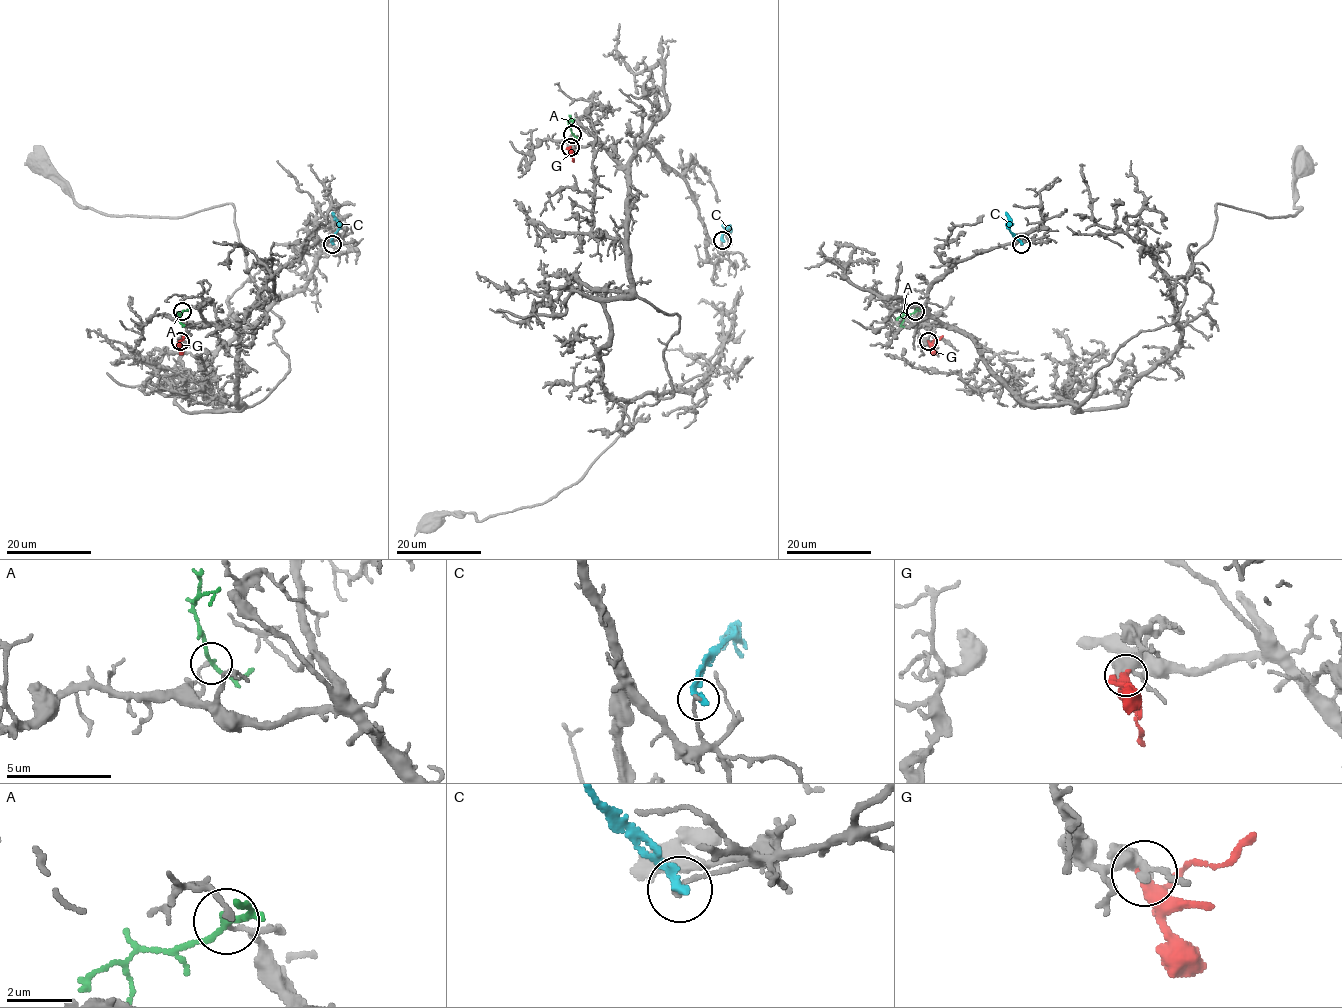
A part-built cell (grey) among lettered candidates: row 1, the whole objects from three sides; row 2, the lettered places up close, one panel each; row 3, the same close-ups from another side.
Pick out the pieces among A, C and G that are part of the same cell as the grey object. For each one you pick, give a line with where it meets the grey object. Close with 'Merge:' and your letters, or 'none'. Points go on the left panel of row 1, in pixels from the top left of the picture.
Merge: none

